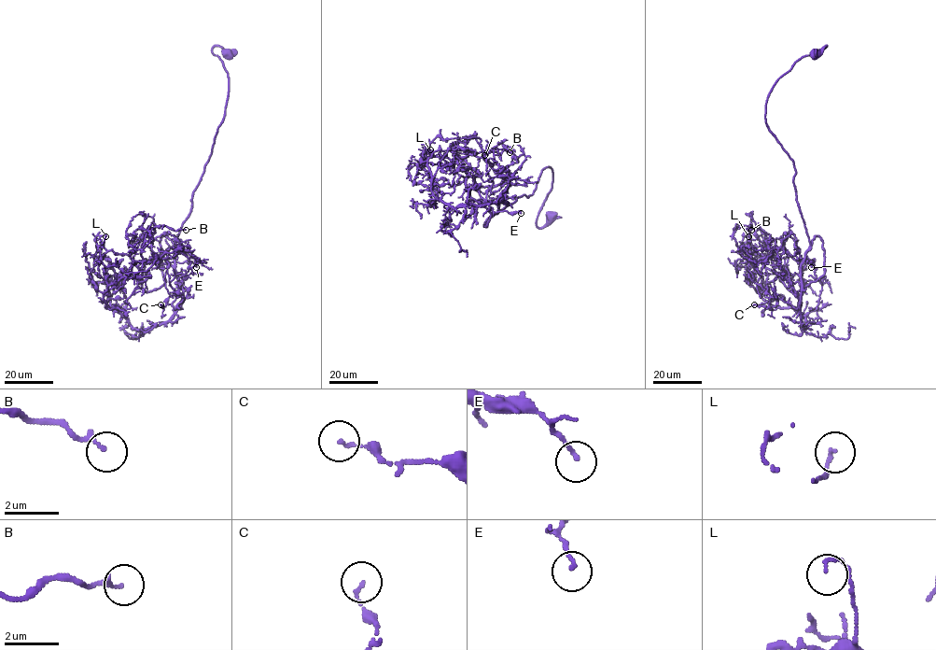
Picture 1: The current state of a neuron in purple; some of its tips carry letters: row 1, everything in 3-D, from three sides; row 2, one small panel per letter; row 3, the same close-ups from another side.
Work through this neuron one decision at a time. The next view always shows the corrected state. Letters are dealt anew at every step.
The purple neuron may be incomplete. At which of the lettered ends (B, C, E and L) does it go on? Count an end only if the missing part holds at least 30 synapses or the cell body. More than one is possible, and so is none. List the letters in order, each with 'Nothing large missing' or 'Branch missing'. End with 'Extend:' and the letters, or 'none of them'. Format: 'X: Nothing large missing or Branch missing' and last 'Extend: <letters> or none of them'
B: Nothing large missing
C: Nothing large missing
E: Nothing large missing
L: Nothing large missing
Extend: none of them

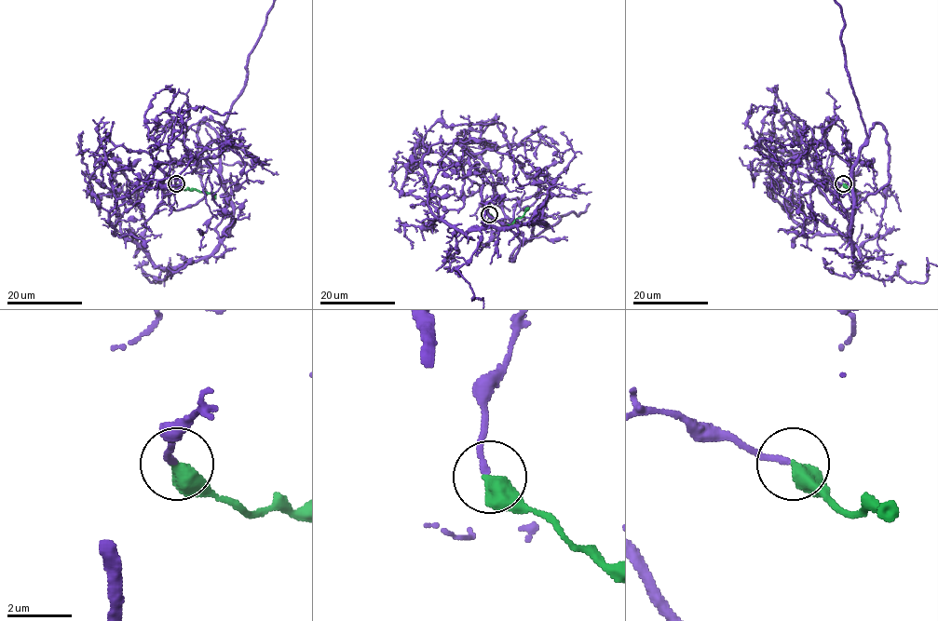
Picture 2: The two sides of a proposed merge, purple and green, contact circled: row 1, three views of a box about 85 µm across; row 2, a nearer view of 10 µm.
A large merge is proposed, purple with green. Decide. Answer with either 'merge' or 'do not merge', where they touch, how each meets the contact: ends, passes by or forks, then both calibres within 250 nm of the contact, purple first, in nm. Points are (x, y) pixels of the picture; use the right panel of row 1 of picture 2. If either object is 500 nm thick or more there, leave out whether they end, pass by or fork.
merge | (843, 183) | 190/550 nm

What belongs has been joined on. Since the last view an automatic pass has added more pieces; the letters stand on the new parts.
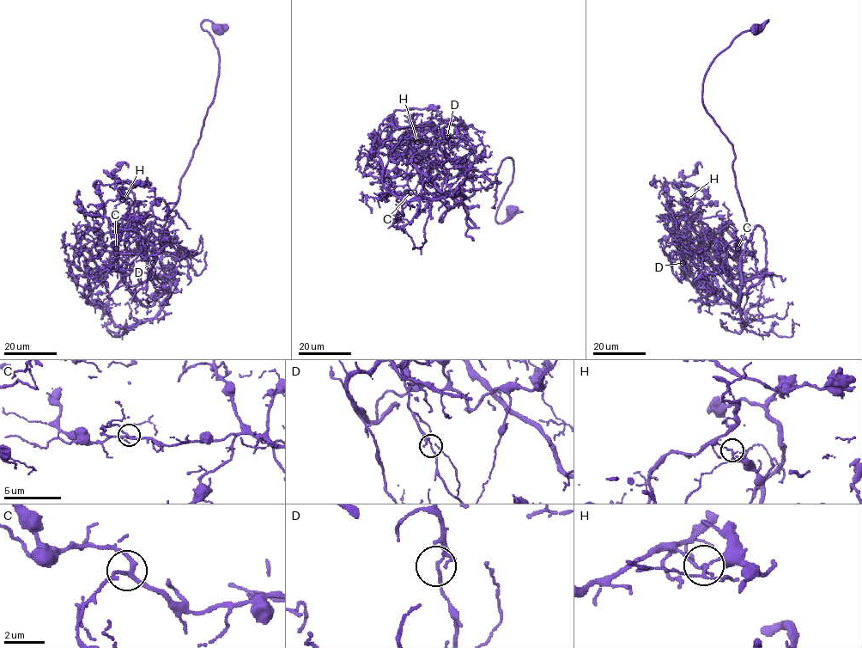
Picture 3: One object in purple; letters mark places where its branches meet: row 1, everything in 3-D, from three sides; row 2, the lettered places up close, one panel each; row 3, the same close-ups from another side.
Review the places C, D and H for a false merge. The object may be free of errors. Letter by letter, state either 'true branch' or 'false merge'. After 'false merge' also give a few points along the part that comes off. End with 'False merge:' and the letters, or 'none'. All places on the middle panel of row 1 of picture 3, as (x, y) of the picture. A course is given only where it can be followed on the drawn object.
C: true branch
D: true branch
H: false merge; course (417, 141), (391, 145), (467, 216), (435, 155), (440, 132), (426, 122), (399, 129), (389, 117), (439, 111)
False merge: H

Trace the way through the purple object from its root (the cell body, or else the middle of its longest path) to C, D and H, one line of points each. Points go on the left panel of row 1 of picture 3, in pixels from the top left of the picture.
C: (216, 28), (208, 20), (202, 23), (218, 49), (219, 75), (160, 236), (160, 257), (116, 248)
D: (216, 28), (202, 23), (218, 49), (215, 98), (160, 236), (166, 304), (172, 292), (152, 263)
H: (216, 28), (208, 20), (202, 23), (218, 49), (219, 75), (160, 236), (159, 258), (141, 250), (123, 199)

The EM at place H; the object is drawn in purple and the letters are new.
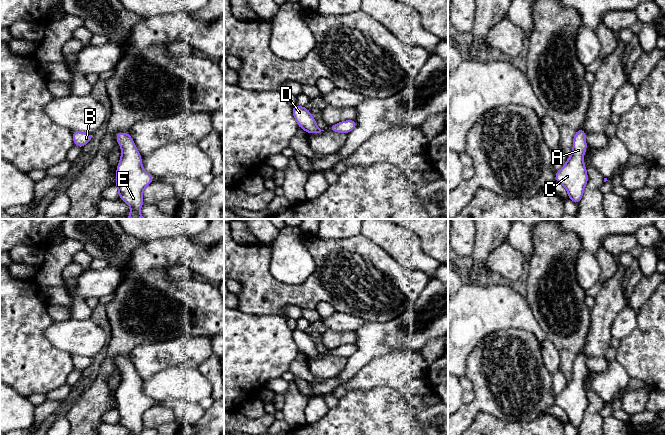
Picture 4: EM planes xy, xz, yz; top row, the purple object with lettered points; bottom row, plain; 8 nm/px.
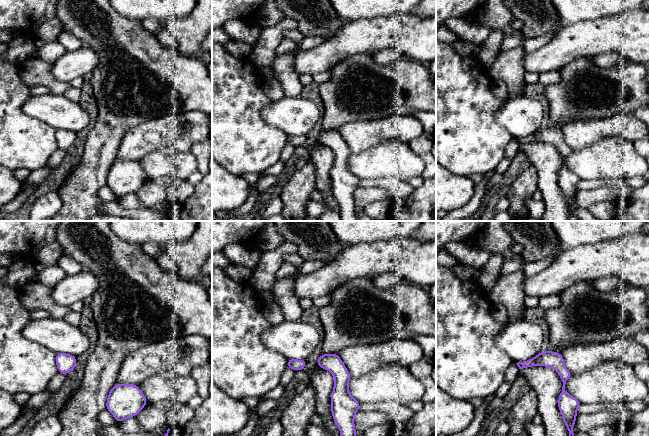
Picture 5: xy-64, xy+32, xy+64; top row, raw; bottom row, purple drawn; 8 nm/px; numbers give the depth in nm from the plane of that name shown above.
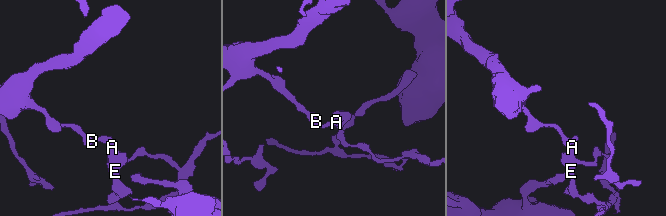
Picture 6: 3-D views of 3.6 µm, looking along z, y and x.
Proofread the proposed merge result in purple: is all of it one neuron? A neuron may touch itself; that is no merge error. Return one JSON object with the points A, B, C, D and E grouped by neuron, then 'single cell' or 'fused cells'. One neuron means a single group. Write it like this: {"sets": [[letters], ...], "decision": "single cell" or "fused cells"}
{"sets": [["A", "C", "E"], ["B", "D"]], "decision": "fused cells"}

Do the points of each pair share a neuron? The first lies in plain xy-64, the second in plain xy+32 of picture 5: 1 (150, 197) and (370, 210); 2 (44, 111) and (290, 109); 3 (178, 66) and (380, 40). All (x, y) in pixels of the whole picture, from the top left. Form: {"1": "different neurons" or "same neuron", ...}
{"1": "different neurons", "2": "same neuron", "3": "different neurons"}

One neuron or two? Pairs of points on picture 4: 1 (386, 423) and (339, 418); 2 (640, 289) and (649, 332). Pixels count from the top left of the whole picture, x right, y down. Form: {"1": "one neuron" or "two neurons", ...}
{"1": "one neuron", "2": "two neurons"}

